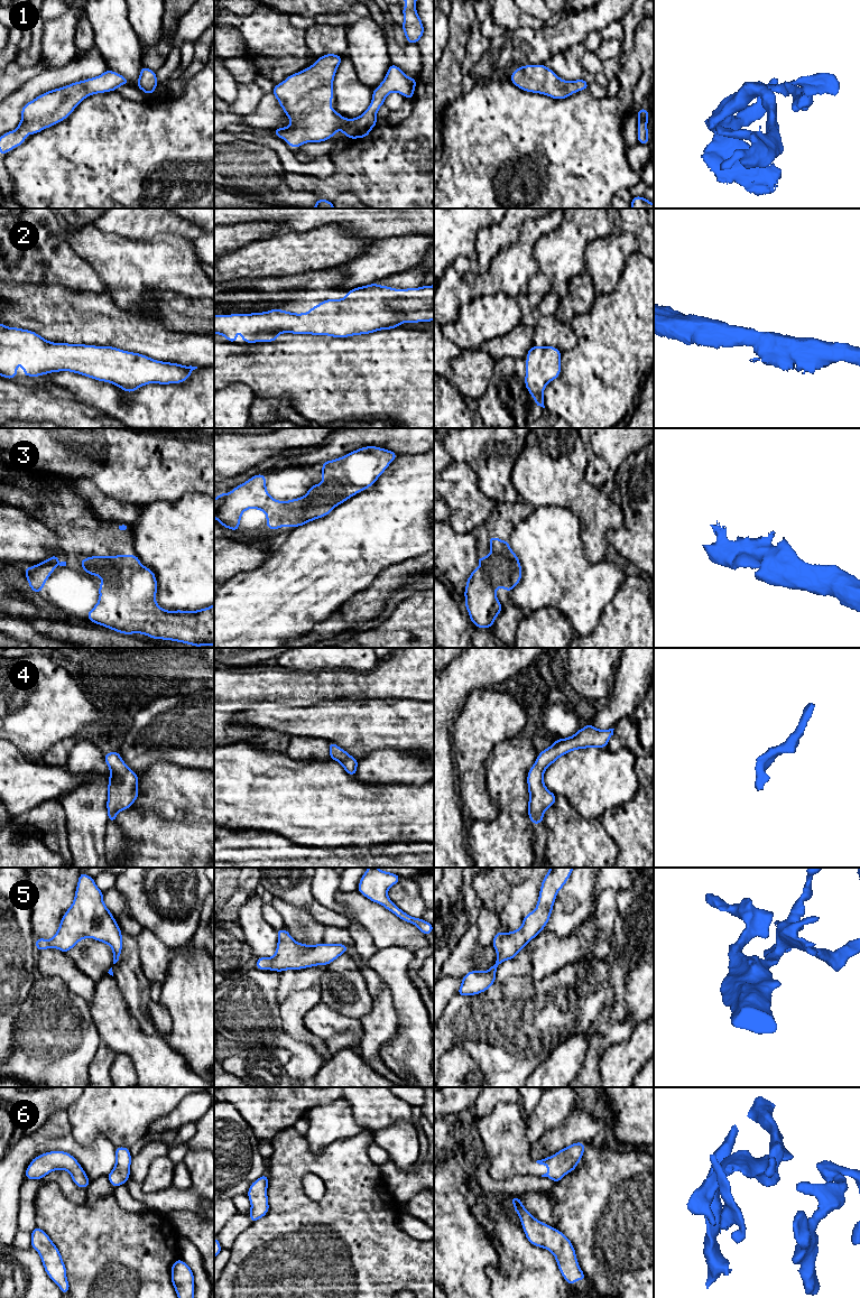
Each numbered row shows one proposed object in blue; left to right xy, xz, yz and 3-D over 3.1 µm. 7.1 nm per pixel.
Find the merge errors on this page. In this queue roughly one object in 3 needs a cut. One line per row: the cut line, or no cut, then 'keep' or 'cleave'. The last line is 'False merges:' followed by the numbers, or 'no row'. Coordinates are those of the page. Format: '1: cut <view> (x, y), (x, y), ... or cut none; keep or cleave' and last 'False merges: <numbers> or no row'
1: cut none; keep
2: cut none; keep
3: cut none; keep
4: cut none; keep
5: cut none; keep
6: cut none; keep
False merges: no row

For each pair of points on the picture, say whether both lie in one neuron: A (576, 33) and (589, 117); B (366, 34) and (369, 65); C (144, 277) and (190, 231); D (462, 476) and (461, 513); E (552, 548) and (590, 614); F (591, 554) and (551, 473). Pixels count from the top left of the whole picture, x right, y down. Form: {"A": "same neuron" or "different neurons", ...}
{"A": "different neurons", "B": "same neuron", "C": "different neurons", "D": "same neuron", "E": "same neuron", "F": "same neuron"}

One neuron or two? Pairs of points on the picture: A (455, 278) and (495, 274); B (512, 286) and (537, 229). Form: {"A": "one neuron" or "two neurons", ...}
{"A": "one neuron", "B": "one neuron"}

